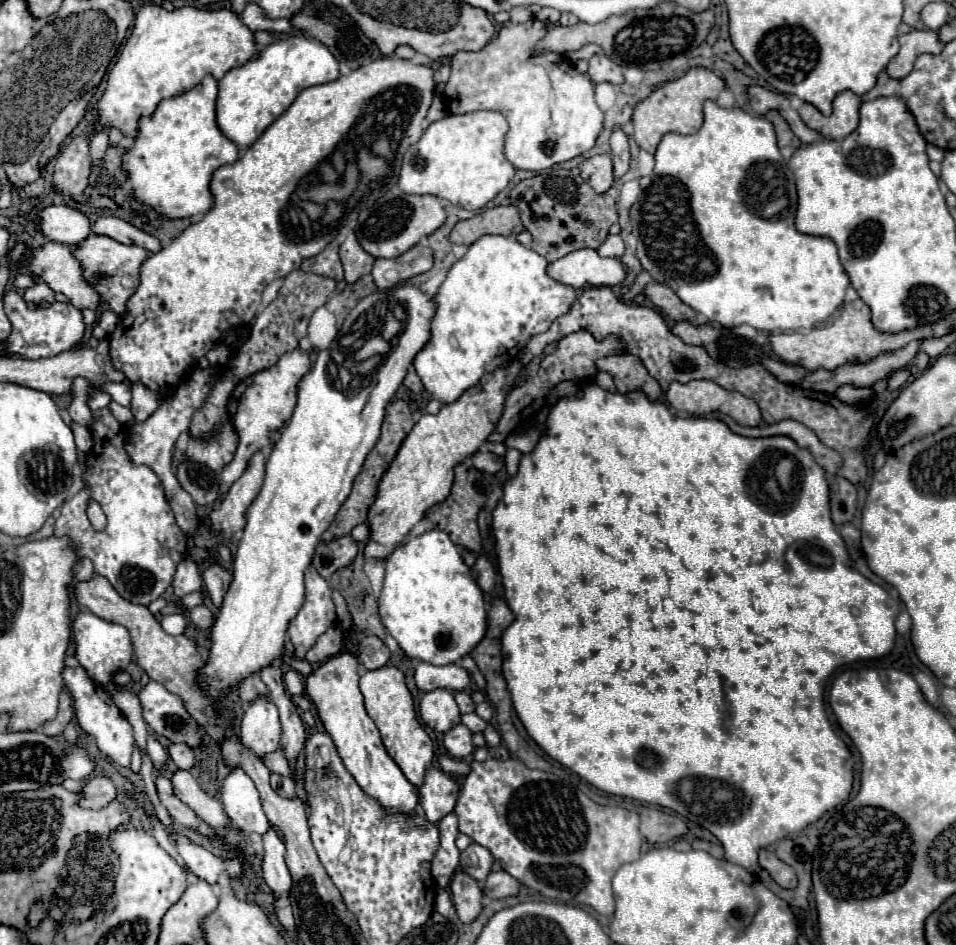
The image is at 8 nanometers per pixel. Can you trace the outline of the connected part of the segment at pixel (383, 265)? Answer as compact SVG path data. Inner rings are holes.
M416 244L414 248L410 248L408 252L404 252L398 258L392 258L392 260L378 258L374 262L372 276L374 276L376 286L380 290L386 290L386 288L394 288L394 286L406 282L408 278L412 278L416 274L428 272L432 268L432 262L434 262L432 250Z

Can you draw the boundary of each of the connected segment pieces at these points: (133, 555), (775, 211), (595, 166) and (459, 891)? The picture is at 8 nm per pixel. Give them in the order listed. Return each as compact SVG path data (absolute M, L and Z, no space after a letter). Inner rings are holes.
M100 408L92 412L88 430L94 444L86 456L86 470L82 474L84 488L70 502L60 506L54 534L70 536L78 554L90 558L94 572L104 576L122 598L148 606L172 584L176 566L188 554L186 536L174 520L158 476L148 466L138 466L130 460L124 448L128 436L126 426L120 424L108 408ZM88 500L96 500L102 506L108 518L106 530L96 532L90 526L86 518Z
M708 100L704 104L704 124L694 134L676 134L670 132L662 138L656 150L656 168L652 176L648 178L648 184L644 184L644 190L640 192L636 204L630 208L630 218L634 224L634 236L638 238L638 250L636 256L642 262L642 268L656 278L660 284L670 286L684 304L706 316L708 320L720 322L722 326L740 326L750 324L756 330L774 332L774 330L810 330L816 322L826 320L844 304L844 294L850 284L850 278L846 270L842 268L838 256L836 256L836 244L830 238L824 236L810 236L802 234L794 226L794 218L790 212L792 198L790 198L790 182L794 178L792 170L780 170L782 168L782 154L776 144L776 132L770 120L764 116L752 116L744 112L742 108L720 108L716 102Z
M598 154L592 158L586 158L580 162L582 178L598 192L604 194L614 184L614 170L612 170L612 158L608 154Z
M458 870L454 874L450 890L452 890L452 900L460 922L464 924L474 922L482 912L482 896L484 896L478 882L472 876L468 876L464 870Z

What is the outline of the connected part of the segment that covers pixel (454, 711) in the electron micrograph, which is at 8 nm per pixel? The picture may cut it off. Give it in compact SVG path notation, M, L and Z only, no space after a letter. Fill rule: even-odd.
M446 688L426 692L420 700L422 720L436 732L448 732L460 722L460 710L454 694Z

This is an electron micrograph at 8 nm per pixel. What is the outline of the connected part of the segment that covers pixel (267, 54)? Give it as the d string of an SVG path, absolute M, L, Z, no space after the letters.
M302 34L280 38L268 44L256 58L232 68L220 80L218 92L218 126L234 140L238 148L252 146L254 140L296 100L296 96L310 86L334 82L340 76L338 60L318 40Z

